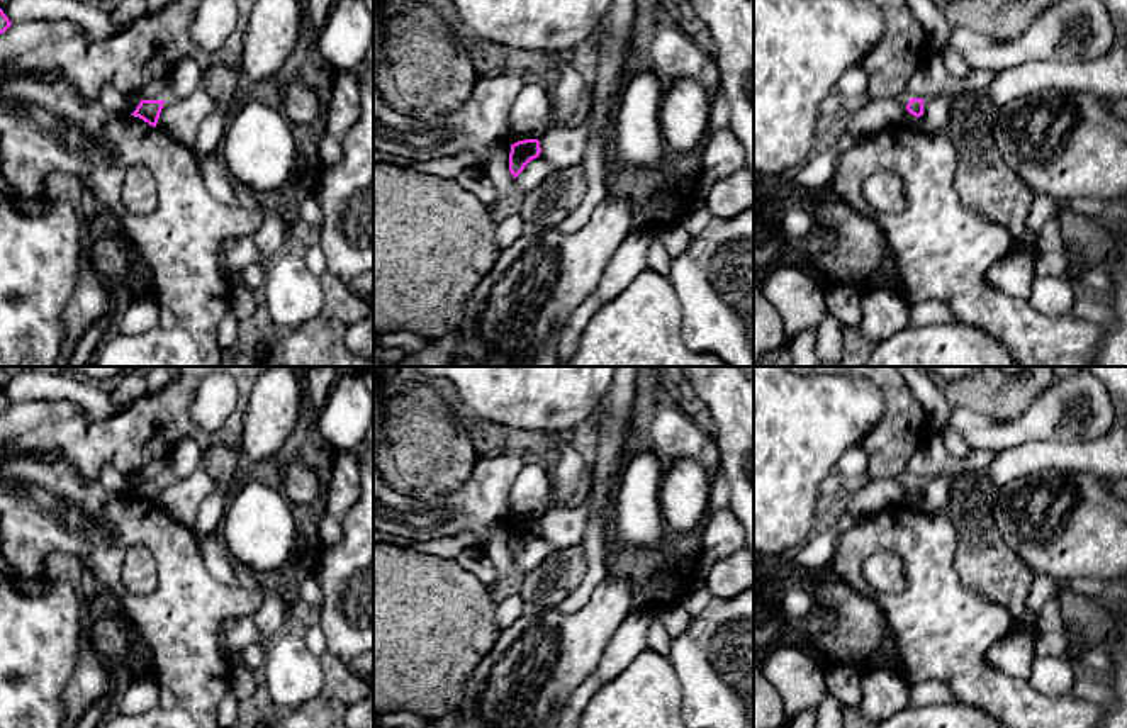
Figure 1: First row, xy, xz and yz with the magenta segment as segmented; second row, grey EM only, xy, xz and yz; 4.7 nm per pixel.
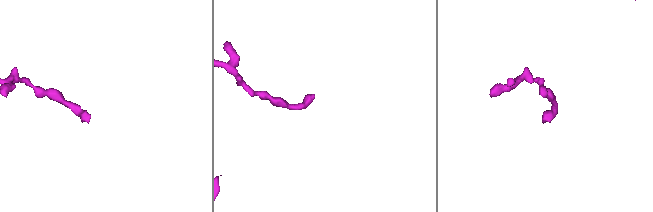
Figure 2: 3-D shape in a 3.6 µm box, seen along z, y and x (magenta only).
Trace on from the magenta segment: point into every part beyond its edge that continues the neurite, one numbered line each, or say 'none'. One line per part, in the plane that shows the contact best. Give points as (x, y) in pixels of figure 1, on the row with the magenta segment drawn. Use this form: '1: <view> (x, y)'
none

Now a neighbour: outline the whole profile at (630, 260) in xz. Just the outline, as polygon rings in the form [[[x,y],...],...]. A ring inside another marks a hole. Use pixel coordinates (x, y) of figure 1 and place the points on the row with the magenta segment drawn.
[[[633,229],[620,244],[594,292],[601,302],[613,300],[647,270],[647,251],[655,232],[655,229]]]

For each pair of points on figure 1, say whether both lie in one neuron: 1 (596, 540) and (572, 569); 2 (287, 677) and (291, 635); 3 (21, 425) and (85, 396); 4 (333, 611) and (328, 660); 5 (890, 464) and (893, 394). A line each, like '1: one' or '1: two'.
1: two
2: one
3: two
4: two
5: one

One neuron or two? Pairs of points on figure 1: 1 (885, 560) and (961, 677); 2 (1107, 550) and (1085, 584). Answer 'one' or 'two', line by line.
1: two
2: two

